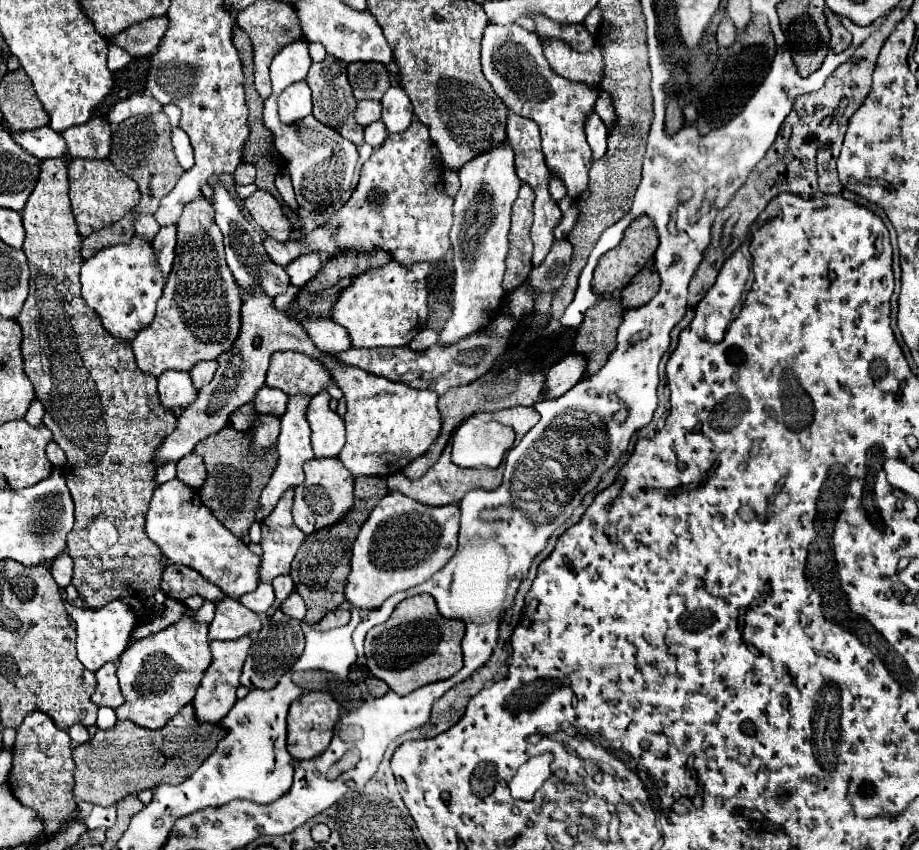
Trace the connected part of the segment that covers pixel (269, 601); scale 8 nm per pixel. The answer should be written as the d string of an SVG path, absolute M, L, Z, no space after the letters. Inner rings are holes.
M262 582L256 592L248 592L240 598L242 606L246 606L248 610L256 612L256 614L264 614L272 604L274 604L274 588L272 584Z

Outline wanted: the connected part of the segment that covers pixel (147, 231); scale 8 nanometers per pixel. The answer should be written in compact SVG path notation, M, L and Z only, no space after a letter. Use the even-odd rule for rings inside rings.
M142 214L142 218L136 218L136 222L134 222L134 236L138 236L138 238L152 240L158 234L158 230L160 228L152 214Z

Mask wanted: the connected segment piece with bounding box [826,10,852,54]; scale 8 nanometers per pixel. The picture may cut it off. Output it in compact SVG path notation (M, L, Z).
M826 10L826 18L828 18L830 34L832 34L832 38L830 38L830 50L836 52L836 54L840 54L840 52L844 52L844 50L850 46L852 36L850 36L850 32L842 26L840 18L838 18L834 12Z

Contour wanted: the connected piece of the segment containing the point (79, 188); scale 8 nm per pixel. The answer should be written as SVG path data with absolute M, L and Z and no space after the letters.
M70 158L68 160L68 178L70 178L70 200L72 200L72 212L76 218L78 234L82 238L90 236L92 232L98 232L106 226L116 224L124 216L130 216L134 208L140 202L140 190L132 178L122 174L114 164L104 160L82 160L82 158Z

